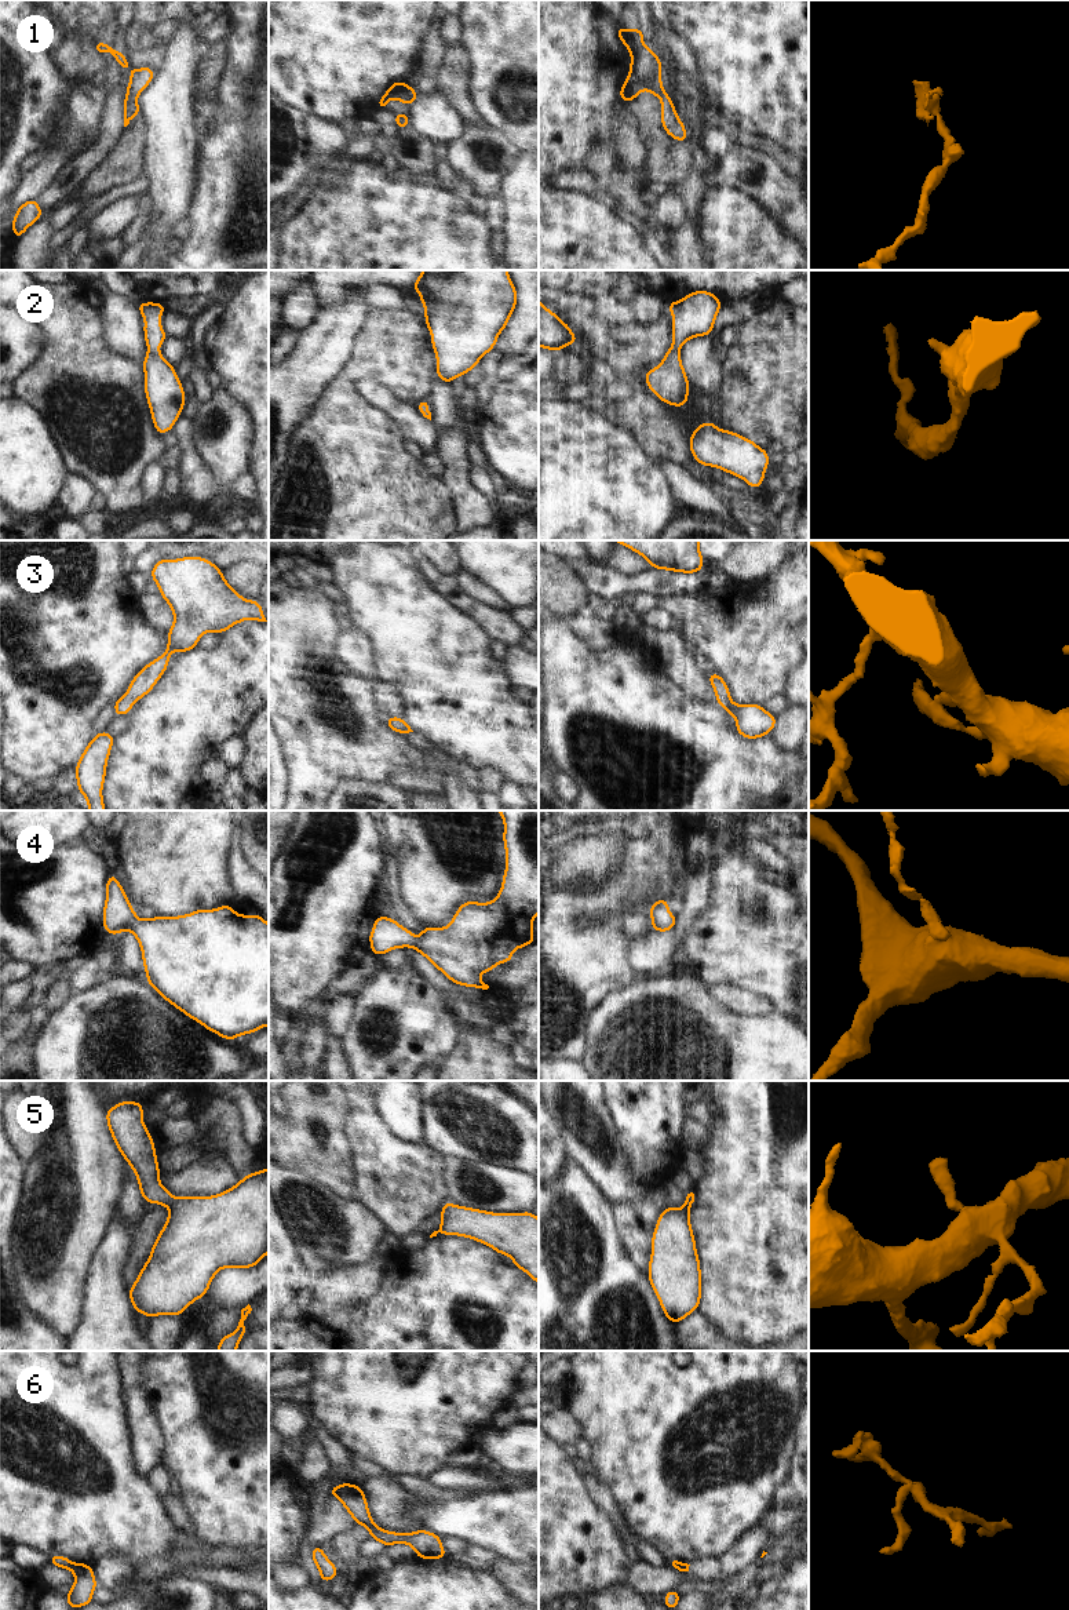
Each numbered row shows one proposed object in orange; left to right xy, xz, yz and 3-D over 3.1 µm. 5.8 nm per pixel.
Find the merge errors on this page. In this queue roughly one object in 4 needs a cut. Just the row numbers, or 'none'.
6

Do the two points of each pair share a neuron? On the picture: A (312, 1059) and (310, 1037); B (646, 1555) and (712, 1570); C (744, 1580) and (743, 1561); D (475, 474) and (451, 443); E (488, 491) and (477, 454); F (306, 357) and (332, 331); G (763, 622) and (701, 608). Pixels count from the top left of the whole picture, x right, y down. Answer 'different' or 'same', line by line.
A: same
B: different
C: different
D: different
E: different
F: same
G: same

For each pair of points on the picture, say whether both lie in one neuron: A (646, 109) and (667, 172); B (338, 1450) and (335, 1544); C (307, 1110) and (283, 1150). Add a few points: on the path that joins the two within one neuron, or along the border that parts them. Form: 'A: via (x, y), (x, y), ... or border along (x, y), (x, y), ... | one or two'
A: via (649, 124), (655, 139), (667, 157) | one
B: border along (357, 1525), (335, 1534), (327, 1543) | two
C: via (305, 1119), (305, 1128), (292, 1140) | one

